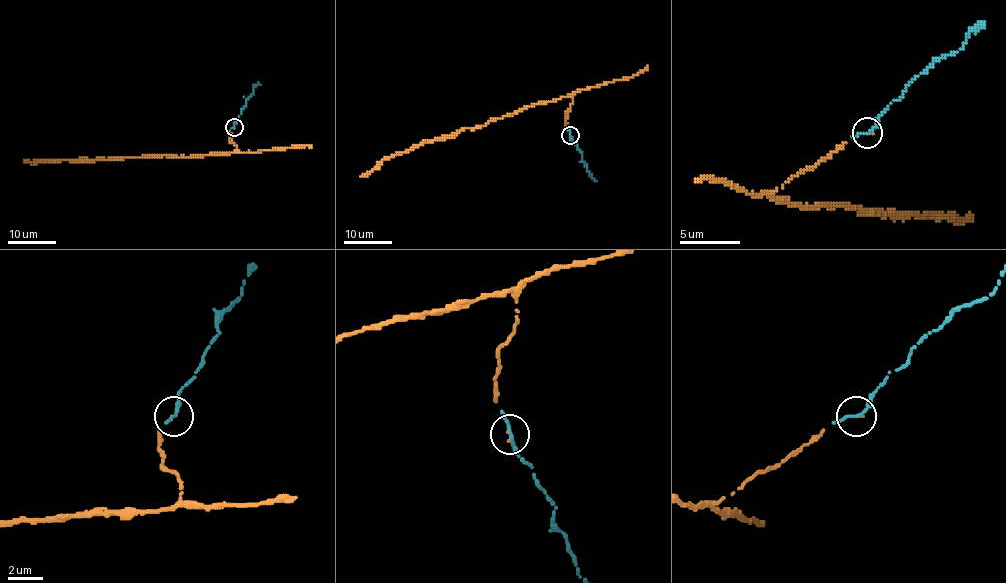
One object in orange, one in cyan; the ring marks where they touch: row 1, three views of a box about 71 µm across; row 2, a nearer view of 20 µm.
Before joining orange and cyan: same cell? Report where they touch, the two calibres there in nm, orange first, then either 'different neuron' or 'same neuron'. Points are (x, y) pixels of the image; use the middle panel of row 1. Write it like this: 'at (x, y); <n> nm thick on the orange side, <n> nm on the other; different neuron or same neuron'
at (570, 135); 50 nm thick on the orange side, 200 nm on the other; same neuron

